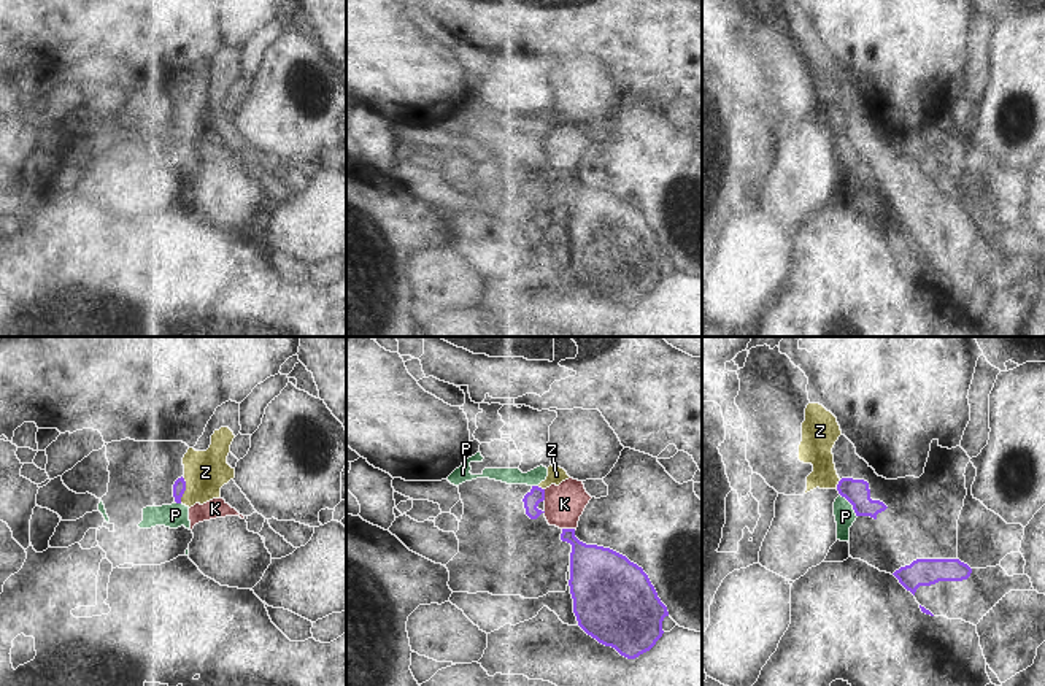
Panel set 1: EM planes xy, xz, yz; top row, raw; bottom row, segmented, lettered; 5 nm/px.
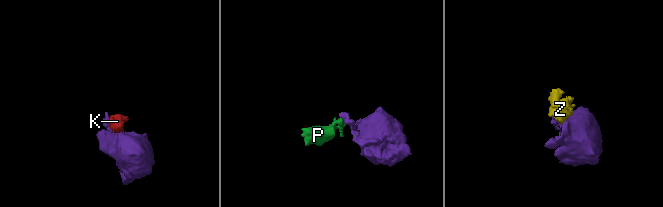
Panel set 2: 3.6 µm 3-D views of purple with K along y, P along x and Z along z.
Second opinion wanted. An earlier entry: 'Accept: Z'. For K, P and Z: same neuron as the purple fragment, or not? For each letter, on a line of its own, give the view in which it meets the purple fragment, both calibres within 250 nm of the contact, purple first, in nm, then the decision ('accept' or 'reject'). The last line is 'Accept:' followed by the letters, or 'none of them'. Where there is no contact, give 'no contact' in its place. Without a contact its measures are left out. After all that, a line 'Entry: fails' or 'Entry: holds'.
K: contact in xz; calibres 260 and 200 nm; reject
P: contact in yz; calibres 130 and 100 nm; reject
Z: contact in xy; calibres 60 and 220 nm; accept
Accept: Z
Entry: holds

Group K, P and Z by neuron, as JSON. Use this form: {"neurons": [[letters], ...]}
{"neurons": [["K", "P"], ["Z"]]}

